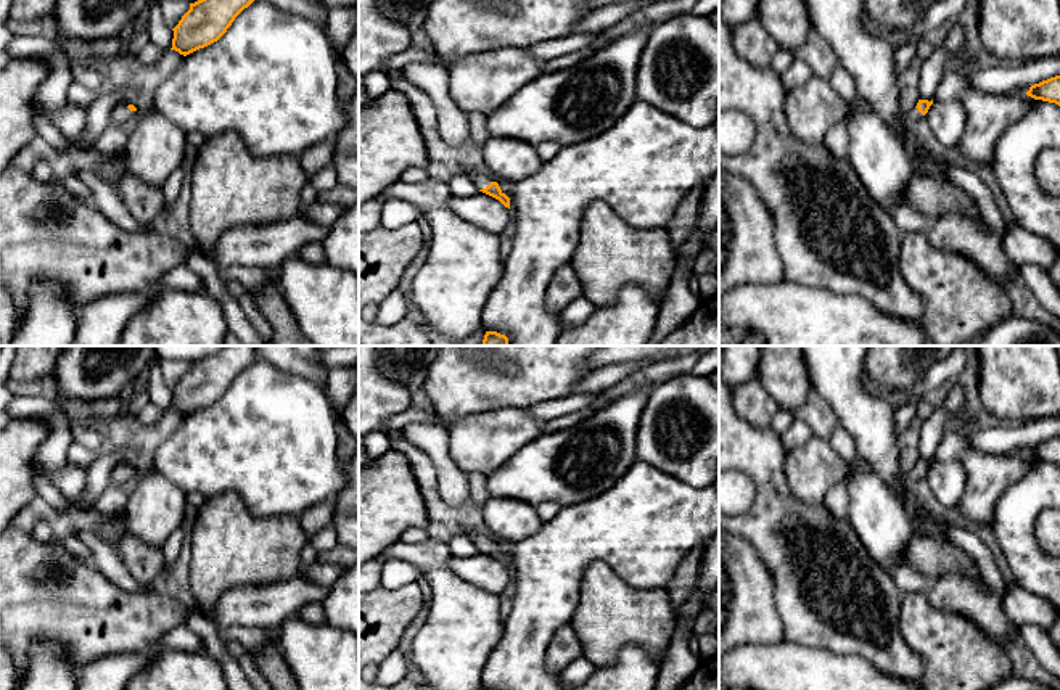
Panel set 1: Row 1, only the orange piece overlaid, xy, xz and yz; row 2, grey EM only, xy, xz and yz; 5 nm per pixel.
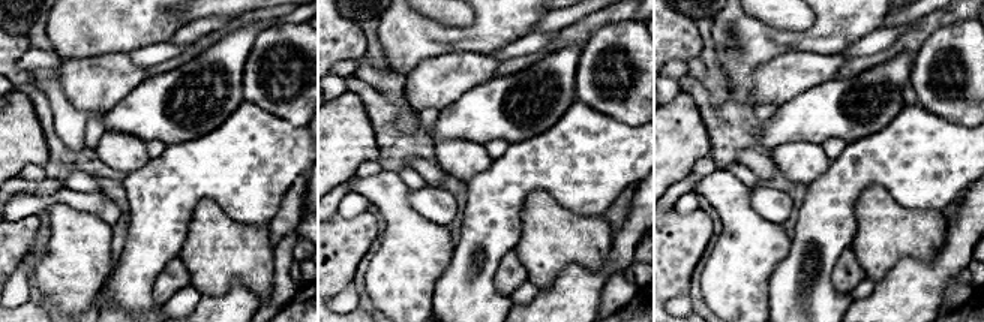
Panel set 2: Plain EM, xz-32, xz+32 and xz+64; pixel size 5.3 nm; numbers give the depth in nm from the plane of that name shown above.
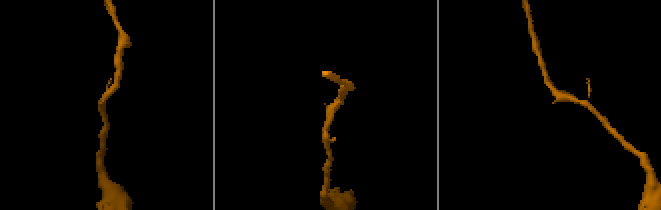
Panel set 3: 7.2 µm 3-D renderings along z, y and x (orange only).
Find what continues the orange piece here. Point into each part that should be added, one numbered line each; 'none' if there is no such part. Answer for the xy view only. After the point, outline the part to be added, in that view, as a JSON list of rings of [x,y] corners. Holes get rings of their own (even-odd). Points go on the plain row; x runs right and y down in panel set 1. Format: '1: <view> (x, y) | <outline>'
1: xy (121, 475) | [[[121,463],[114,468],[114,471],[111,473],[111,479],[109,484],[114,486],[124,486],[127,484],[134,476],[137,474],[137,471],[130,471],[127,468],[127,465]]]

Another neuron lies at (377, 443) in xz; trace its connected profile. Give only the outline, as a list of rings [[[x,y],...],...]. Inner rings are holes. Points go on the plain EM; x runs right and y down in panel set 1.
[[[372,431],[364,436],[367,458],[376,460],[392,449],[389,434]]]

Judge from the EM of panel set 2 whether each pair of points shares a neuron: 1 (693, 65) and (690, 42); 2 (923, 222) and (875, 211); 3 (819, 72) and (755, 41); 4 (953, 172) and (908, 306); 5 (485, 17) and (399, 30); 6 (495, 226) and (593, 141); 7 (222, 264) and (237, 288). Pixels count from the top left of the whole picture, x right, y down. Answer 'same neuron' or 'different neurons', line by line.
1: different neurons
2: same neuron
3: different neurons
4: different neurons
5: same neuron
6: same neuron
7: different neurons

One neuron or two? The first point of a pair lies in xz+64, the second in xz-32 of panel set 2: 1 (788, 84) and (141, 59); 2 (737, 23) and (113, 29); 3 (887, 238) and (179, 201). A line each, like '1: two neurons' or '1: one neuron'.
1: two neurons
2: one neuron
3: two neurons

